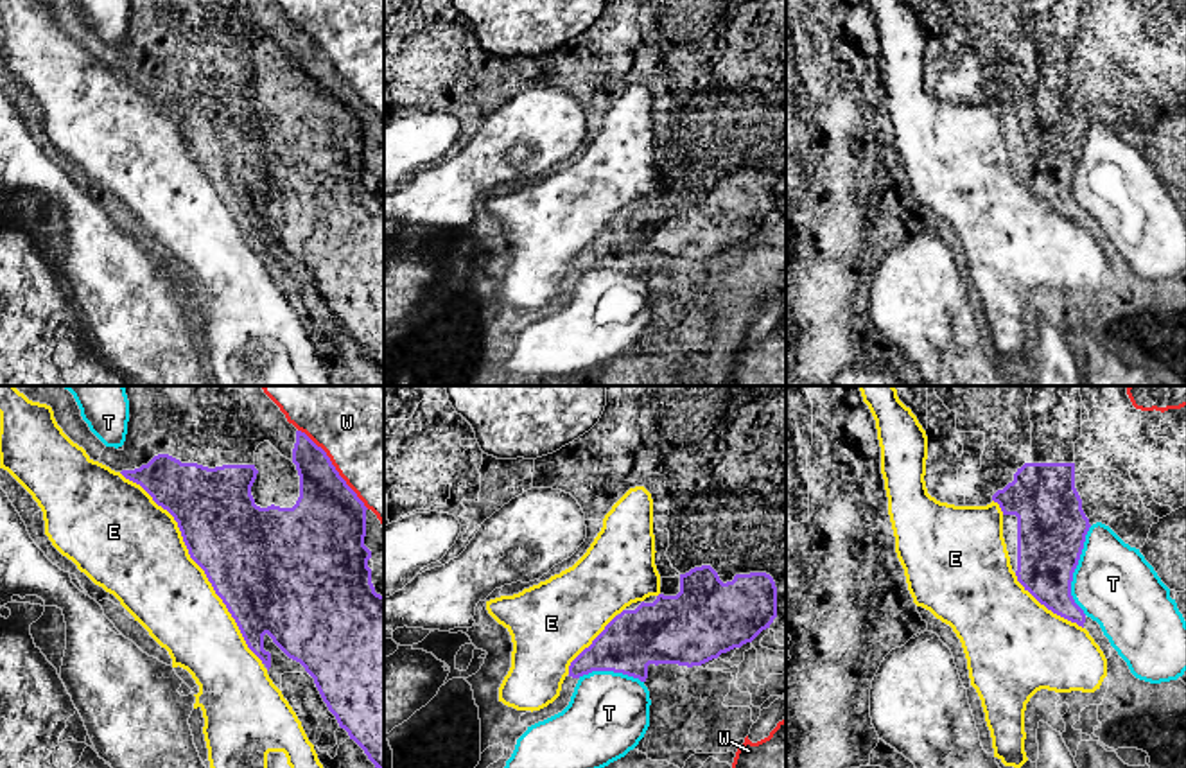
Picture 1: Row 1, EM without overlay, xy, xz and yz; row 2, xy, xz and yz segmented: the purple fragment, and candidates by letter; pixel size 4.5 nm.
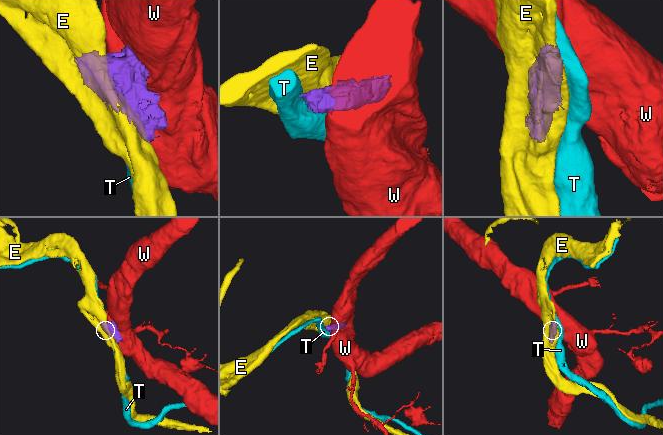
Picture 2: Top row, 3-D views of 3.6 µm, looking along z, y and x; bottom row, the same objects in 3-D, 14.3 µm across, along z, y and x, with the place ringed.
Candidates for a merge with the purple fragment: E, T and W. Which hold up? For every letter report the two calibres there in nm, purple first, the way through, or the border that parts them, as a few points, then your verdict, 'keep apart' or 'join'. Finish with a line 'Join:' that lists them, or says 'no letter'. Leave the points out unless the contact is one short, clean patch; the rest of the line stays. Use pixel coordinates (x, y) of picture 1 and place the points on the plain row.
E: 440 nm thick on the purple side, 420 nm on the other; keep apart
T: 320 nm thick on the purple side, 360 nm on the other; keep apart
W: 340 nm thick on the purple side, 440 nm on the other; keep apart
Join: no letter

